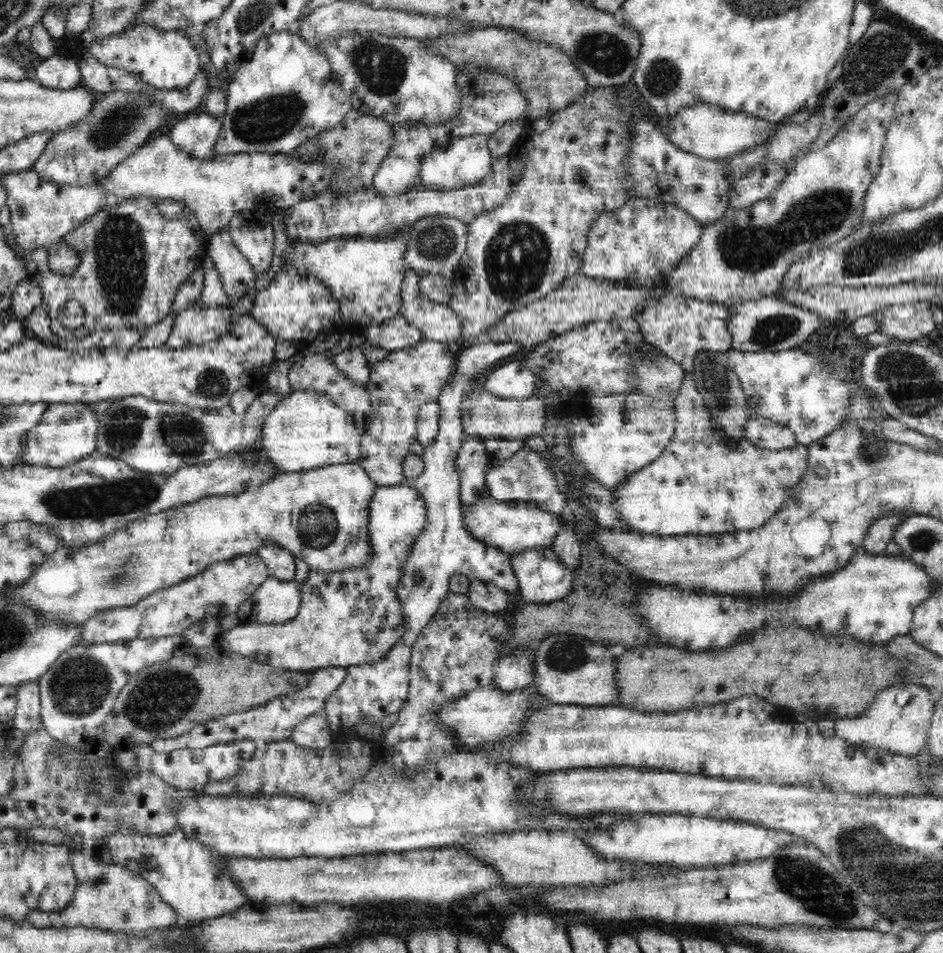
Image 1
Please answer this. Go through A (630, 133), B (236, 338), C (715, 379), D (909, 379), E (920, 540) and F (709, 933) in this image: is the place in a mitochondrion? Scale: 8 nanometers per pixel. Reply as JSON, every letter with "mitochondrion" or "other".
{"A":"other","B":"other","C":"mitochondrion","D":"mitochondrion","E":"mitochondrion","F":"other"}

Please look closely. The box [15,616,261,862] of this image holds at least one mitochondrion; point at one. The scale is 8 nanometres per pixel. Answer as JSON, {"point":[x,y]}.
{"point":[160,700]}

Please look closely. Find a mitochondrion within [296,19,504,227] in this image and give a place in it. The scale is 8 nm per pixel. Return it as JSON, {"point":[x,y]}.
{"point":[381,68]}

